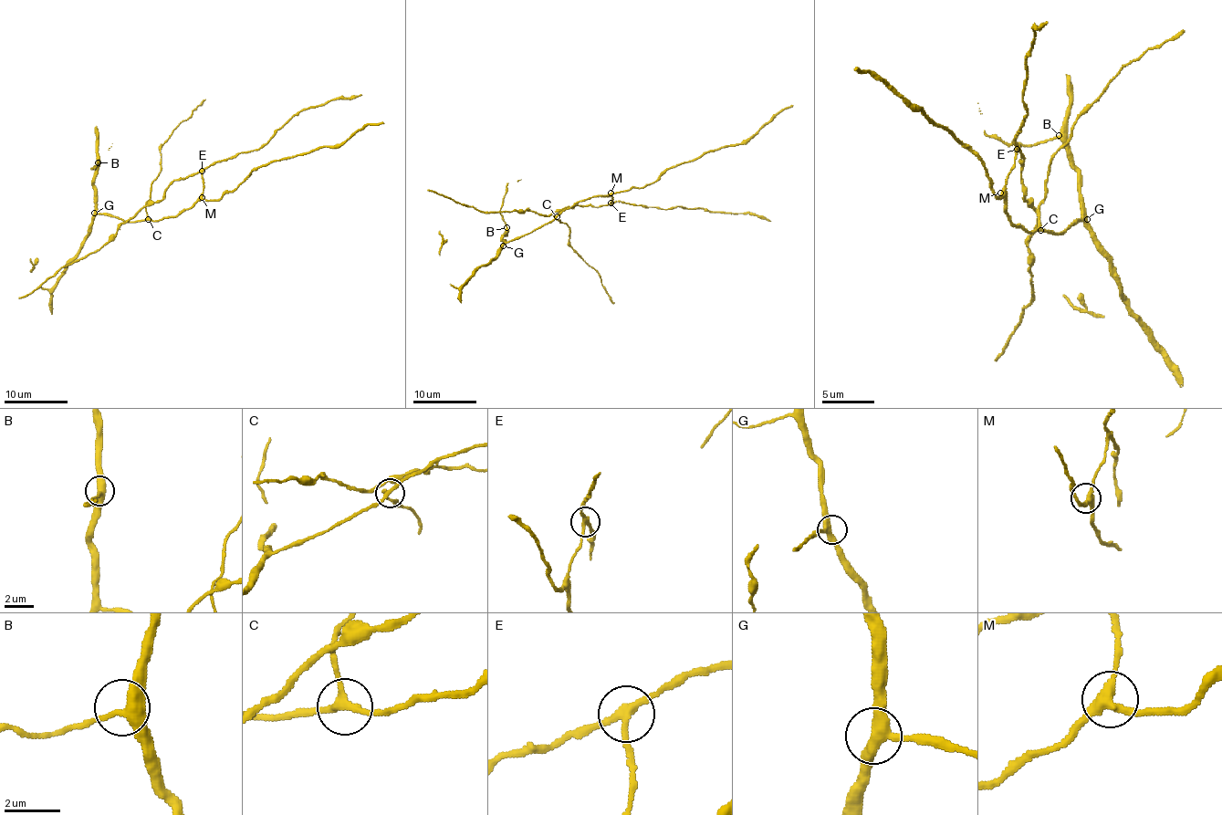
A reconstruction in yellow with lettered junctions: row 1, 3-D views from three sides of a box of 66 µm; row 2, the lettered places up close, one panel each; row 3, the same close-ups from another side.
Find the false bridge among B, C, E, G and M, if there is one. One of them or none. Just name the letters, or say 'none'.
E

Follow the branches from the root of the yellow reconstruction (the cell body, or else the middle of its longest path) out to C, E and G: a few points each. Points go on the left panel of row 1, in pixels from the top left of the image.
C: (173, 216), (163, 216), (154, 221), (148, 219)
E: (173, 216), (187, 210), (203, 191), (202, 171)
G: (173, 216), (163, 216), (156, 221), (124, 221), (118, 216), (94, 213)

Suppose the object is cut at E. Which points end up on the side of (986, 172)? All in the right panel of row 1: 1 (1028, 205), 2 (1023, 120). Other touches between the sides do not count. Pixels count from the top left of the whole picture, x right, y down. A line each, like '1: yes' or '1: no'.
1: no
2: no

